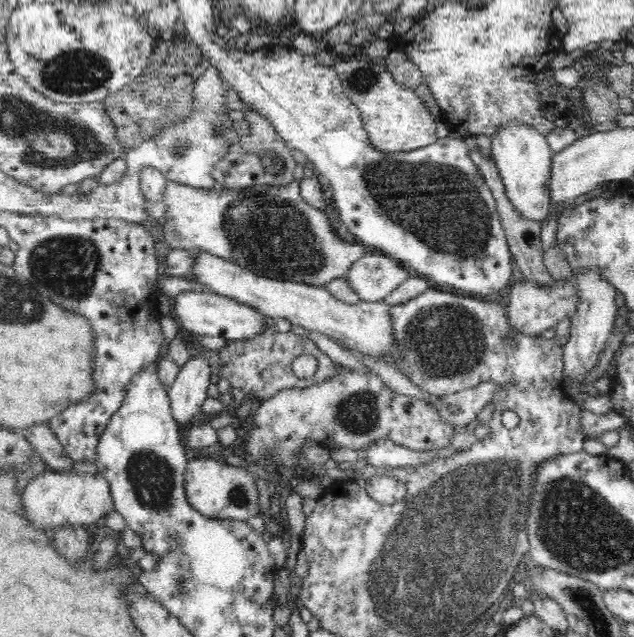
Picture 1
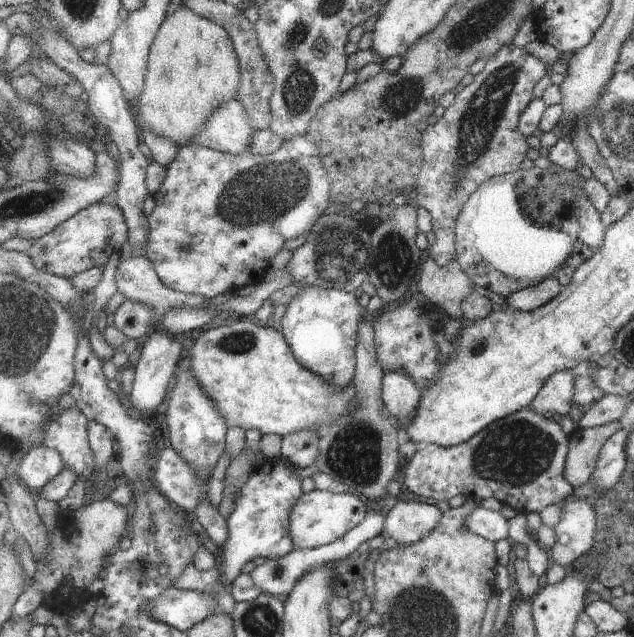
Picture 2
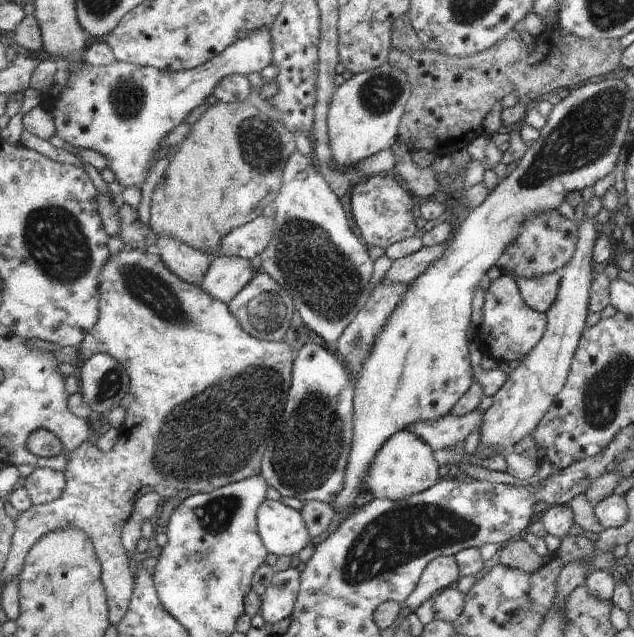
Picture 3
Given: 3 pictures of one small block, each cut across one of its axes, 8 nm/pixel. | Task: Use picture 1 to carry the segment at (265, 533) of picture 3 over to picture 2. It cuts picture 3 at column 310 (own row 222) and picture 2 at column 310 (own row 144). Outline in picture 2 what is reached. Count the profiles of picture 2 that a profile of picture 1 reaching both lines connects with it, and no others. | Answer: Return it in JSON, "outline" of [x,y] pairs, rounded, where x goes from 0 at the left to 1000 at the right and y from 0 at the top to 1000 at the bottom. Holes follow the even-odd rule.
{"outline":[[[497,766],[478,774],[462,796],[457,810],[459,845],[472,863],[498,862],[541,845],[555,829],[569,823],[577,810],[576,782],[554,774],[535,776]]]}

